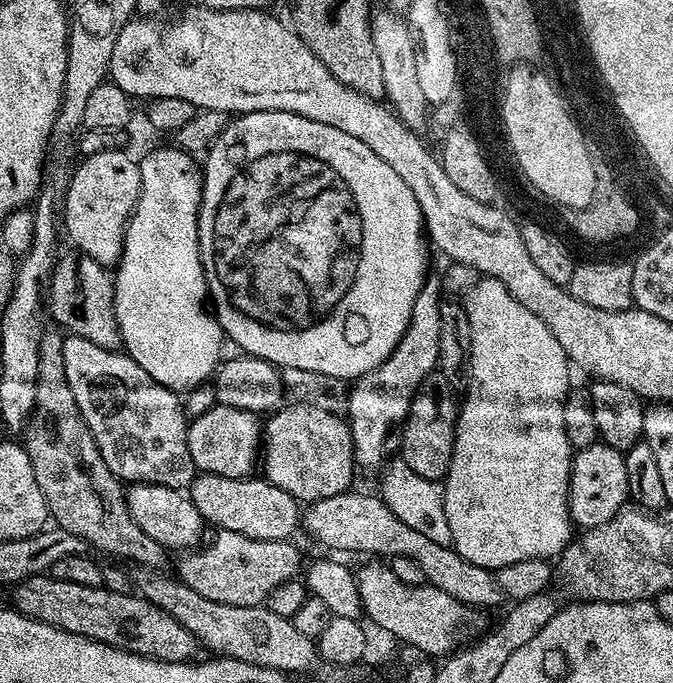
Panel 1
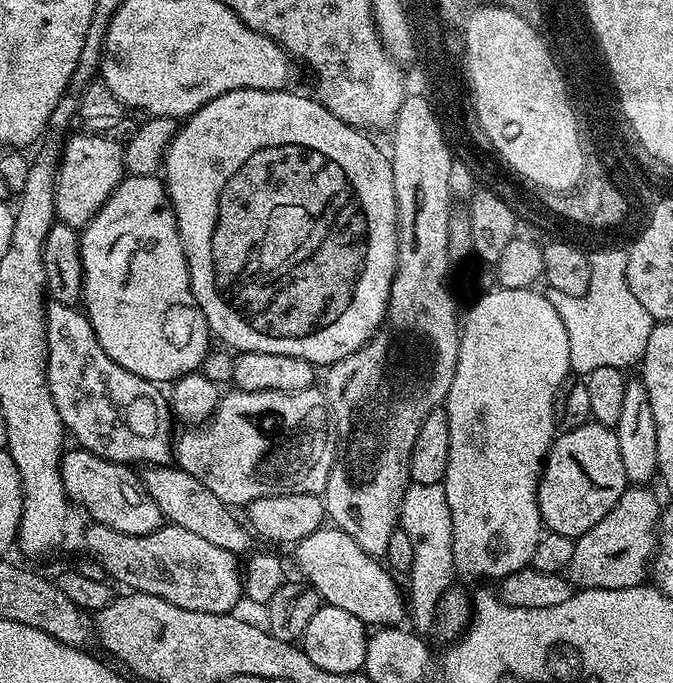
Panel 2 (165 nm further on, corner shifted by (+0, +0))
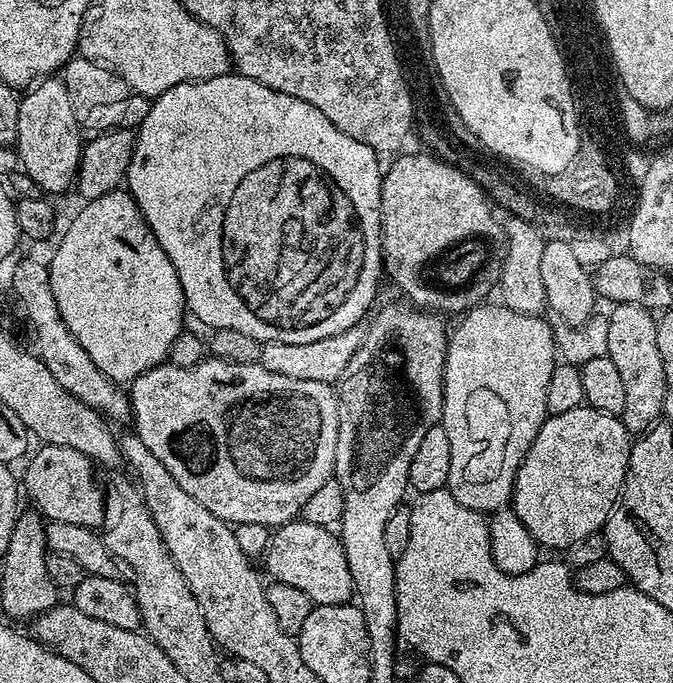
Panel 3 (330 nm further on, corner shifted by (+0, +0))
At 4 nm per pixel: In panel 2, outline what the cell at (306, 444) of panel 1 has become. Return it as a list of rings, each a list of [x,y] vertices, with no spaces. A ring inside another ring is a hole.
[[[316,386],[297,392],[279,392],[278,390],[262,390],[261,392],[228,391],[221,395],[219,406],[212,411],[212,416],[207,422],[199,426],[189,427],[184,430],[186,432],[182,433],[181,436],[179,433],[175,437],[174,460],[179,468],[186,470],[186,474],[194,474],[194,478],[198,478],[198,482],[202,482],[202,486],[206,486],[206,490],[210,490],[210,494],[218,494],[218,498],[222,498],[222,502],[229,506],[237,506],[236,504],[247,506],[254,503],[260,496],[306,494],[307,492],[323,493],[326,482],[330,478],[330,470],[336,463],[338,455],[338,440],[334,435],[333,425],[330,423],[328,400],[324,397],[323,391]]]

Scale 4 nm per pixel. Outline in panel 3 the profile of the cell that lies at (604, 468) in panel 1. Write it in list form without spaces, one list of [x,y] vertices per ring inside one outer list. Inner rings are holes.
[[[587,406],[548,416],[538,430],[538,438],[530,442],[530,450],[526,450],[526,458],[522,458],[518,466],[512,487],[511,512],[519,518],[522,526],[526,526],[526,530],[530,530],[537,545],[543,547],[545,544],[548,548],[566,550],[582,538],[597,535],[620,498],[631,449],[630,433],[618,416]]]

